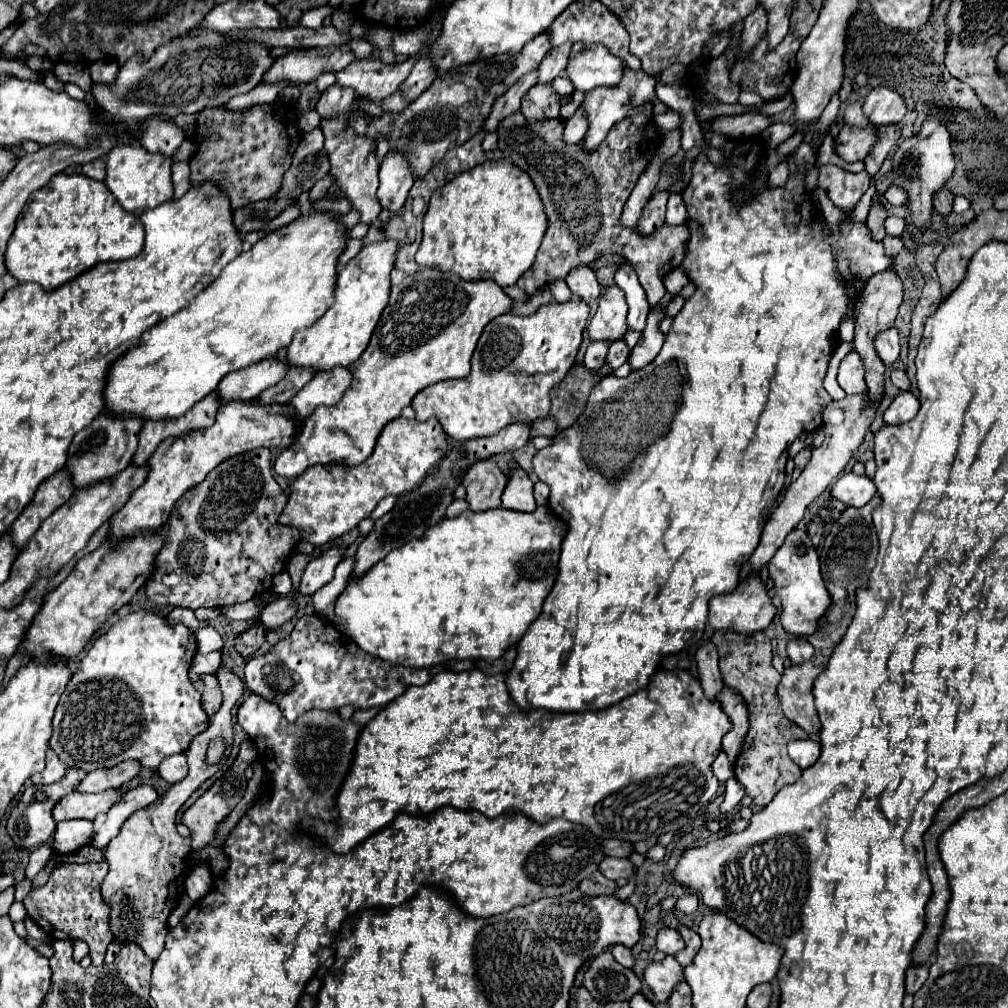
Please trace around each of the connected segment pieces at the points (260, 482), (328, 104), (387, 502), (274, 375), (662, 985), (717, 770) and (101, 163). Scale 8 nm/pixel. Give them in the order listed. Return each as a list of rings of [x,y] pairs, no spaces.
[[[254,449],[250,453],[234,455],[222,461],[200,485],[188,489],[178,499],[170,519],[158,531],[164,537],[164,547],[158,551],[154,559],[154,571],[146,581],[146,597],[160,607],[198,609],[246,603],[260,593],[262,585],[264,591],[270,591],[274,575],[284,571],[292,549],[300,541],[296,527],[282,525],[278,521],[286,503],[288,495],[272,477],[270,449]]]
[[[334,83],[332,87],[328,87],[318,103],[316,103],[316,111],[318,115],[324,119],[324,117],[338,117],[338,115],[344,115],[346,111],[352,109],[352,103],[358,99],[356,91],[350,89],[350,87],[340,87],[338,83]]]
[[[386,497],[386,499],[382,499],[382,501],[378,503],[378,507],[374,509],[374,513],[370,515],[370,519],[372,519],[372,521],[380,519],[382,515],[386,515],[386,513],[394,507],[394,503],[396,503],[396,497]]]
[[[276,357],[266,359],[262,363],[256,363],[252,367],[246,367],[242,371],[234,371],[218,383],[218,391],[214,391],[220,399],[220,403],[228,403],[232,399],[252,401],[256,399],[264,389],[276,385],[286,375],[284,363]]]
[[[666,955],[666,959],[662,959],[660,963],[650,963],[644,969],[644,981],[658,1001],[668,1001],[674,985],[684,981],[682,965],[676,961],[674,955]]]
[[[720,751],[720,755],[716,757],[712,769],[714,769],[714,775],[720,781],[728,781],[732,777],[732,771],[730,771],[730,765],[728,765],[728,759],[726,759],[726,753],[724,751]]]
[[[100,157],[100,159],[94,159],[86,165],[82,165],[82,173],[88,175],[88,177],[94,177],[98,181],[104,181],[104,177],[106,177],[106,159]]]

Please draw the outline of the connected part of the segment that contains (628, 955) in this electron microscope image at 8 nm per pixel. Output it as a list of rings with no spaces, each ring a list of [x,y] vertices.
[[[614,945],[614,947],[612,947],[612,955],[614,955],[614,959],[616,959],[620,965],[624,965],[624,967],[628,967],[628,969],[634,965],[632,951],[630,951],[628,947],[624,947],[624,945]]]

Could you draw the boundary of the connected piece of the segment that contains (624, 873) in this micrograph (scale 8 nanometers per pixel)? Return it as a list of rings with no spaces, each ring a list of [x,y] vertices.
[[[606,857],[602,863],[600,863],[600,869],[598,869],[606,879],[628,879],[632,873],[634,873],[634,865],[628,861],[628,859],[612,859],[612,857]]]

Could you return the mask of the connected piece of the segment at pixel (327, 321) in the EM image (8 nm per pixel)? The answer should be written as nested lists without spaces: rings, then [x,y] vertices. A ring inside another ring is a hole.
[[[380,241],[368,247],[350,259],[340,271],[334,289],[332,307],[308,329],[298,331],[288,347],[288,365],[318,371],[330,371],[336,365],[352,365],[362,351],[366,349],[372,331],[380,319],[382,309],[388,303],[390,293],[390,271],[394,267],[394,241]]]

